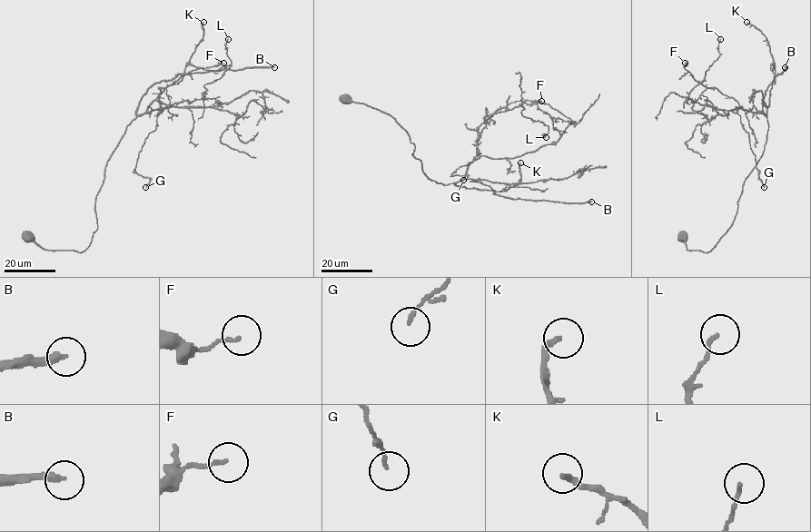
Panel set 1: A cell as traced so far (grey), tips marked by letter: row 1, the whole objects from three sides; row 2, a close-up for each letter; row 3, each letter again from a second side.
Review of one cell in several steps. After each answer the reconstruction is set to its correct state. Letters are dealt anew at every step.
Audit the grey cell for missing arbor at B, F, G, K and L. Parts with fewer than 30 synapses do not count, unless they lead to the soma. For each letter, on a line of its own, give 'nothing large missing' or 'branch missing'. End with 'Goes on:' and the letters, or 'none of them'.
B: branch missing
F: nothing large missing
G: nothing large missing
K: branch missing
L: nothing large missing
Goes on: B, K

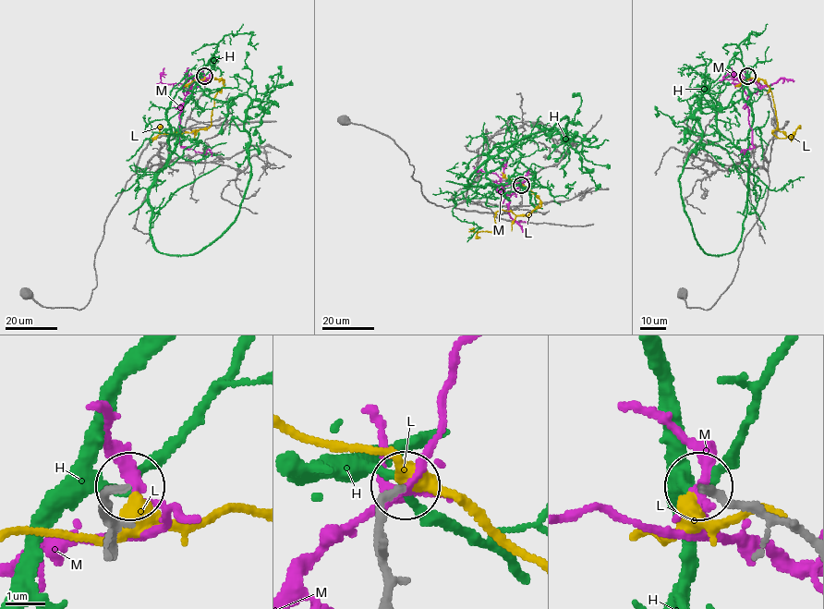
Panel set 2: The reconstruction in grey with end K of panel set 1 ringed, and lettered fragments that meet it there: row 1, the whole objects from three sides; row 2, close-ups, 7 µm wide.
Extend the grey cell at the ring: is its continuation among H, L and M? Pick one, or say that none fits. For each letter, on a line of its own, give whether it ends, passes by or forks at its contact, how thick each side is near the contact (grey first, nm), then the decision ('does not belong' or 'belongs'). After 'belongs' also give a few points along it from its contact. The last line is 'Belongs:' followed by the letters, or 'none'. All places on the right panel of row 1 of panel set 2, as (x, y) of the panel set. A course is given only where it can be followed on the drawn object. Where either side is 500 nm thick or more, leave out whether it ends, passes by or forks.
H: it passes by; calibres 200 and 200 nm; does not belong
L: it passes by; calibres 200 and 380 nm; does not belong
M: it forks; calibres 200 and 280 nm; does not belong
Belongs: none

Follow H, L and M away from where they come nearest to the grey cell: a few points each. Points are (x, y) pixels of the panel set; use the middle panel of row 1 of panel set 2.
H: (521, 185), (466, 185), (487, 161), (566, 117), (562, 139), (563, 132), (595, 190)
L: (521, 185), (541, 200), (541, 205), (527, 215), (499, 210), (494, 218), (495, 230), (469, 228)
M: (521, 185), (509, 198), (502, 185), (496, 187), (499, 191), (507, 183), (529, 180)

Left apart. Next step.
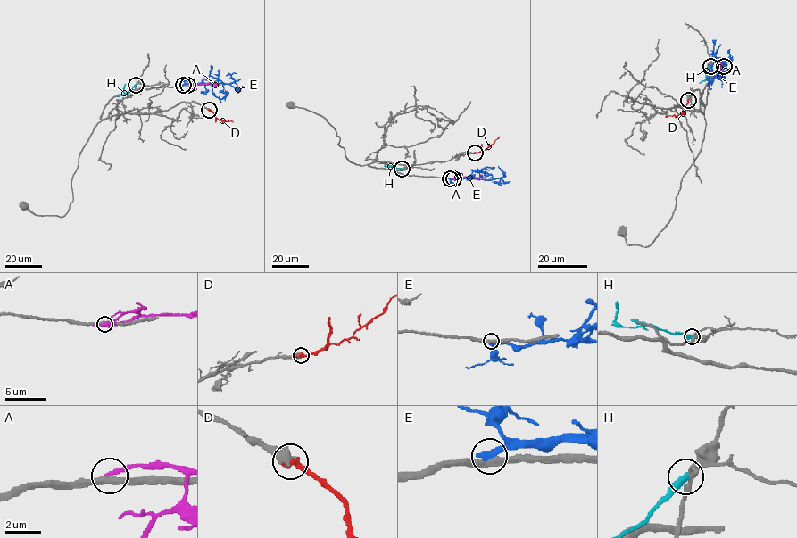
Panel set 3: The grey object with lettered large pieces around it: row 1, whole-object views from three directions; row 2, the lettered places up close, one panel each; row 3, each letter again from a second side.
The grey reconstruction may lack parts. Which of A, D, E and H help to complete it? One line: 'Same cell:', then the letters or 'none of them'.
Same cell: D

